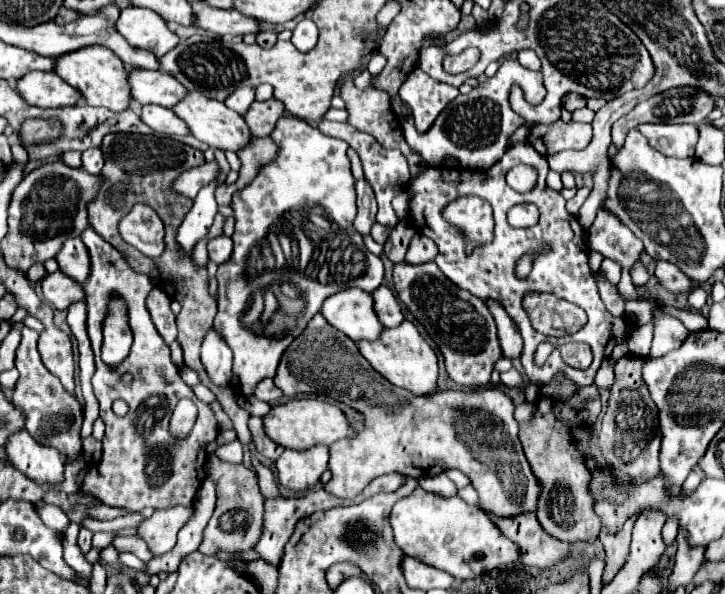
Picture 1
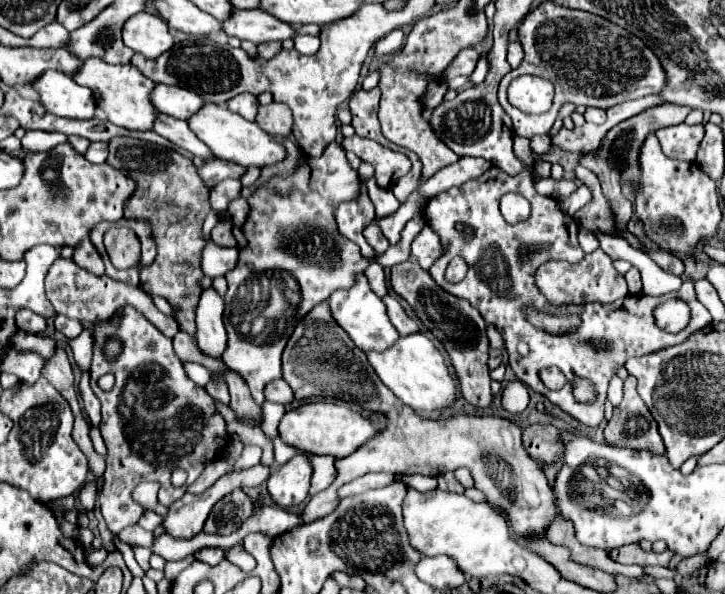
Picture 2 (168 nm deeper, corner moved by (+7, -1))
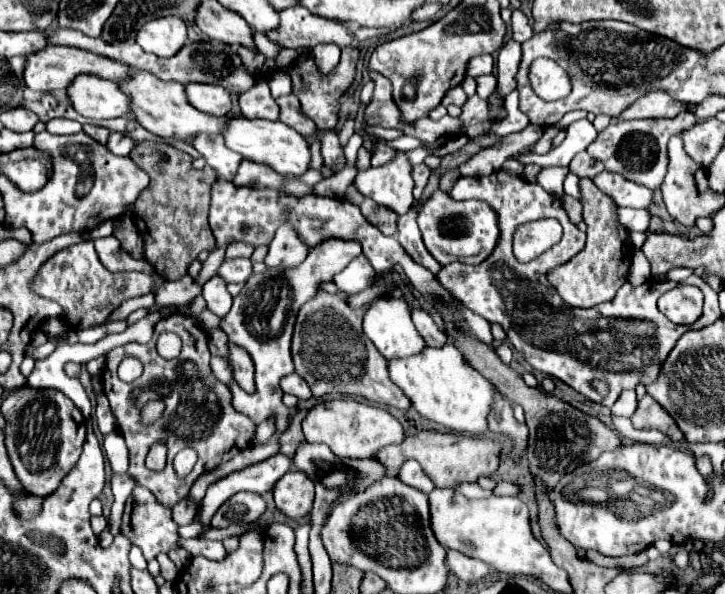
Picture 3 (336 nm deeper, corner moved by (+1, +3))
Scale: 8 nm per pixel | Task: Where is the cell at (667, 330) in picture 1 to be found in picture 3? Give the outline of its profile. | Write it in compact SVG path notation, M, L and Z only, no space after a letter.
M685 110L675 118L657 118L657 120L617 120L603 130L597 140L587 148L593 158L599 158L605 164L605 170L617 172L627 180L643 184L651 190L657 190L663 184L667 172L667 140L673 134L681 134L691 128L697 118Z

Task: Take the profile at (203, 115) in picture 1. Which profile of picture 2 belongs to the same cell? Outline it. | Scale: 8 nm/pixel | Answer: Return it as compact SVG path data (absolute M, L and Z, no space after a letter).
M203 104L201 112L193 114L187 120L187 124L189 124L191 132L203 144L207 144L207 148L213 152L215 158L231 160L241 166L259 166L259 168L285 158L285 148L275 138L271 138L267 132L263 132L255 122L249 122L243 116L237 116L235 112L229 112L227 106Z

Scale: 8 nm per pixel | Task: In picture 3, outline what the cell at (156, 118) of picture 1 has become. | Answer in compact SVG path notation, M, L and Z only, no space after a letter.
M199 134L191 140L191 144L197 148L197 152L207 160L207 164L217 172L219 178L223 180L233 180L239 164L241 164L241 156L237 152L231 152L225 146L223 136L207 136L207 134Z

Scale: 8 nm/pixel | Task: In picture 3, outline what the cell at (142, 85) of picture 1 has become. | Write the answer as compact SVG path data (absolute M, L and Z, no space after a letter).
M187 84L185 88L189 102L201 112L225 116L233 108L231 94L225 88L219 88L219 84Z

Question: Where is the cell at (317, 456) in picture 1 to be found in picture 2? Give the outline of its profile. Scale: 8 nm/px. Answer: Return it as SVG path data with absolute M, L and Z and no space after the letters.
M295 456L293 460L279 466L267 480L271 498L289 508L295 504L301 504L309 492L309 480L311 480L313 468L307 456Z

